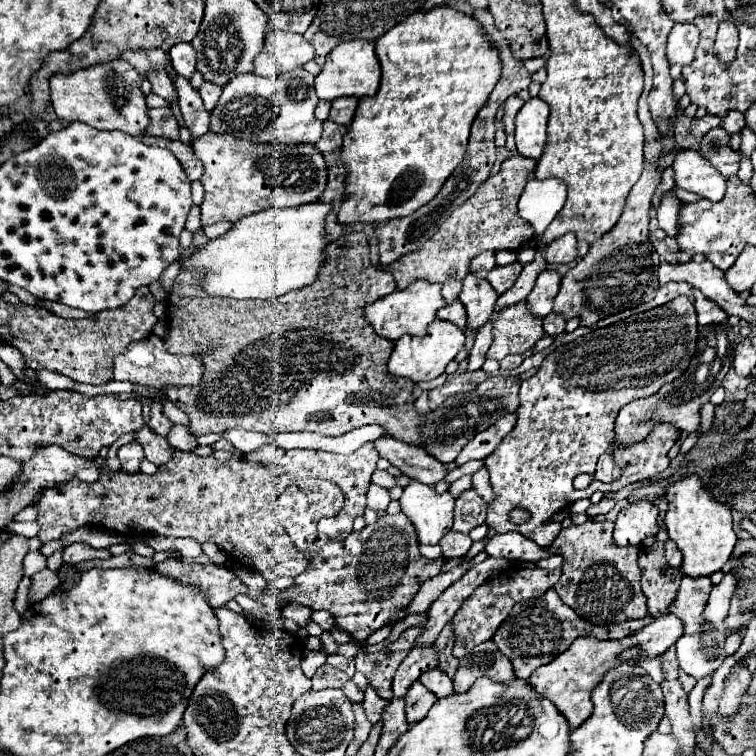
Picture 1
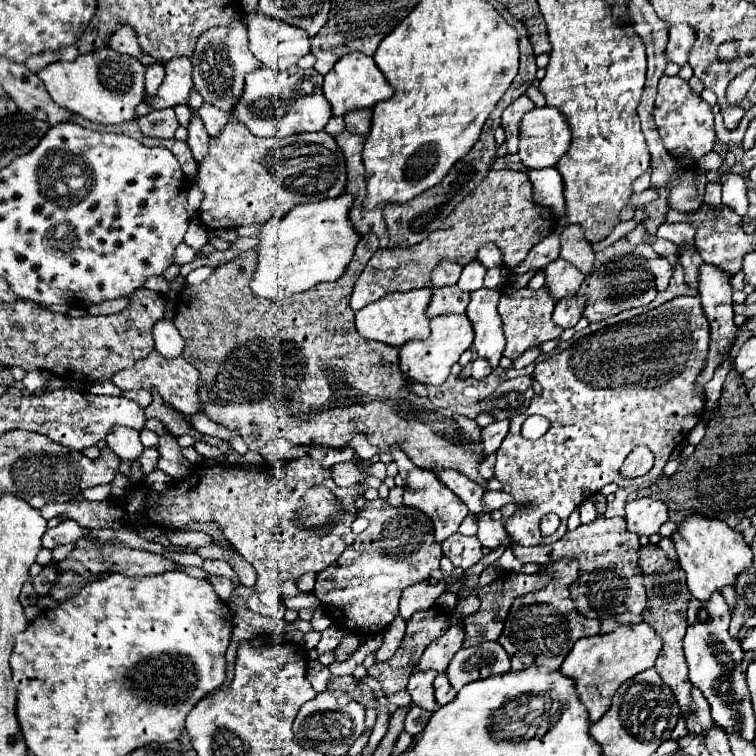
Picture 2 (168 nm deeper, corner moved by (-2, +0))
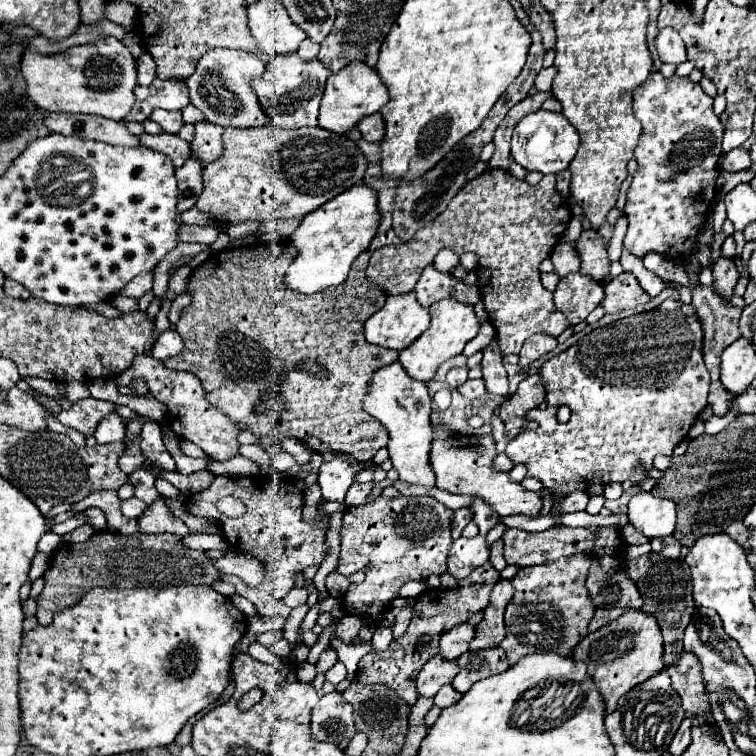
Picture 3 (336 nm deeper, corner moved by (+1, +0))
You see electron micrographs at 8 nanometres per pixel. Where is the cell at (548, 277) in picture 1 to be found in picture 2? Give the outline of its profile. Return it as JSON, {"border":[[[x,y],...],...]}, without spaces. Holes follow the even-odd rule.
{"border":[[[560,258],[550,262],[544,268],[544,274],[546,274],[546,288],[556,302],[562,300],[564,296],[574,296],[584,280],[584,274],[576,266]]]}

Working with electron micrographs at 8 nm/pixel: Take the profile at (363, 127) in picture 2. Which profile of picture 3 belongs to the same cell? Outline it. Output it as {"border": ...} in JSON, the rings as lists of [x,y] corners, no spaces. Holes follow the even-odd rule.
{"border":[[[373,114],[373,116],[367,116],[365,120],[359,122],[359,132],[365,140],[369,142],[381,142],[385,138],[385,122],[383,122],[383,116],[381,114]]]}

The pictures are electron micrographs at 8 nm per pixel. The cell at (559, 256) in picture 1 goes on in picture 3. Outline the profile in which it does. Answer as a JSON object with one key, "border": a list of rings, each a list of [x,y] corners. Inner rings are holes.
{"border":[[[585,230],[575,244],[581,254],[581,272],[593,280],[605,280],[609,276],[611,260],[607,256],[607,242],[601,234],[597,230]]]}

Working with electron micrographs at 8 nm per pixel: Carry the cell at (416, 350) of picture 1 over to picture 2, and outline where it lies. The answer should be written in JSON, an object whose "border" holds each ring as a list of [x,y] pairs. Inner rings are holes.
{"border":[[[456,314],[431,318],[430,325],[431,334],[426,340],[412,340],[400,346],[400,370],[410,382],[440,386],[450,376],[452,364],[456,364],[460,354],[470,348],[474,340],[474,330],[466,316],[456,316]]]}

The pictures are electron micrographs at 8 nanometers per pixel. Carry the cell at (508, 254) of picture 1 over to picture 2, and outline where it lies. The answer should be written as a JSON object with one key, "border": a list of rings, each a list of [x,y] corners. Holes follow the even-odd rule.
{"border":[[[486,244],[484,248],[480,248],[478,256],[476,256],[486,268],[494,268],[494,266],[500,266],[504,262],[504,256],[502,256],[502,250],[496,246],[496,244]]]}

